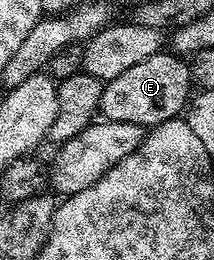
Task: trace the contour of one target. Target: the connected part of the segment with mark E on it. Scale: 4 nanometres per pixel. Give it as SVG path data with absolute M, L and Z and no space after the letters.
M170 50L159 51L153 57L145 57L138 65L125 69L125 73L106 80L99 106L102 118L109 123L136 123L144 129L156 127L184 114L193 90L192 64Z

